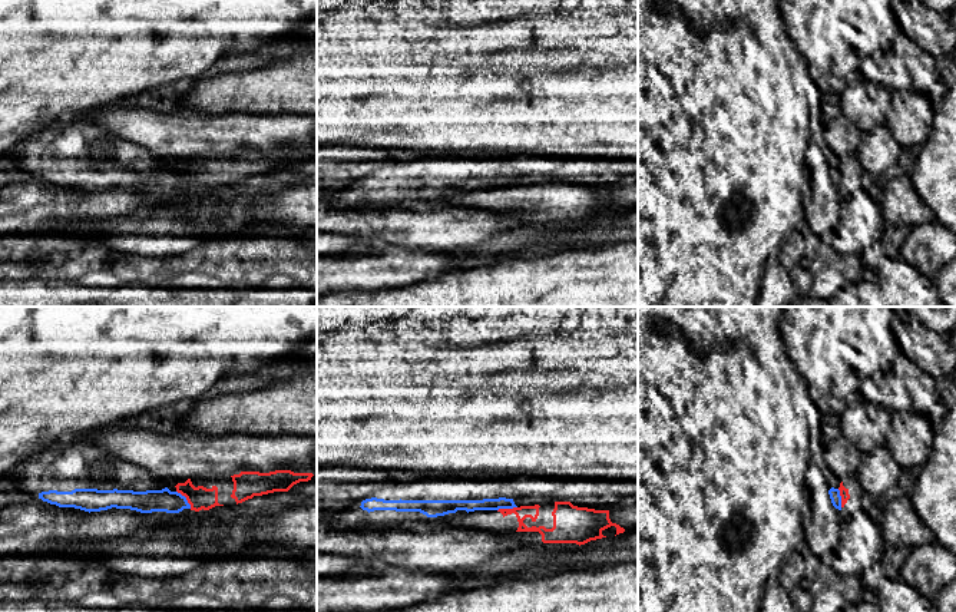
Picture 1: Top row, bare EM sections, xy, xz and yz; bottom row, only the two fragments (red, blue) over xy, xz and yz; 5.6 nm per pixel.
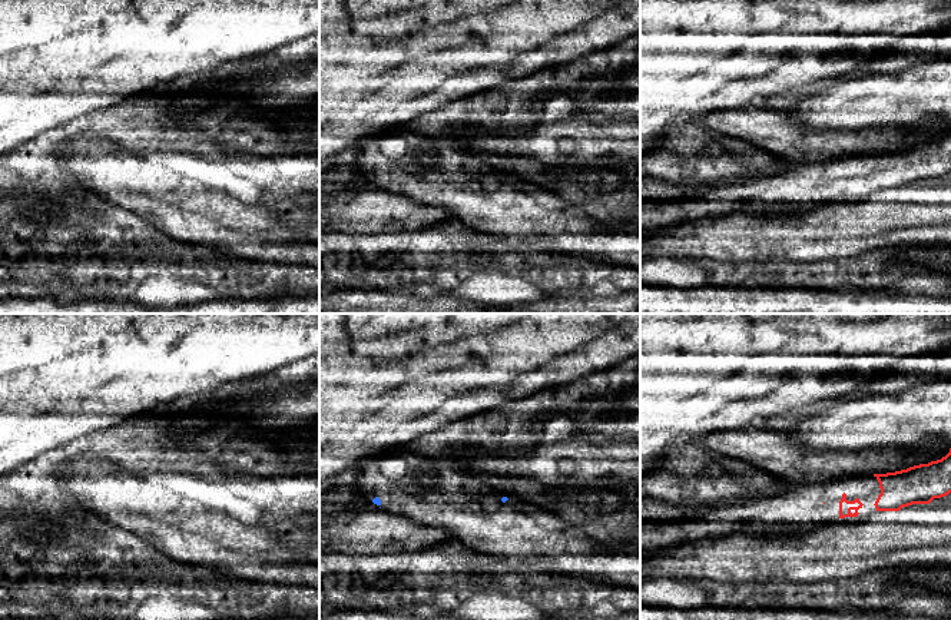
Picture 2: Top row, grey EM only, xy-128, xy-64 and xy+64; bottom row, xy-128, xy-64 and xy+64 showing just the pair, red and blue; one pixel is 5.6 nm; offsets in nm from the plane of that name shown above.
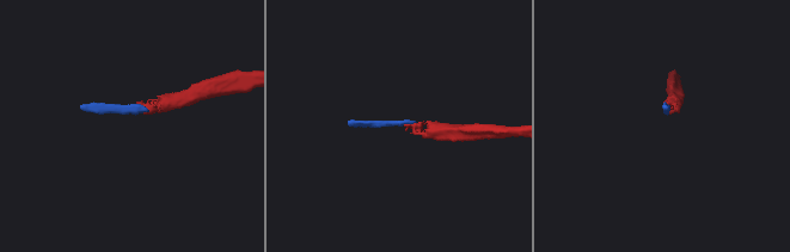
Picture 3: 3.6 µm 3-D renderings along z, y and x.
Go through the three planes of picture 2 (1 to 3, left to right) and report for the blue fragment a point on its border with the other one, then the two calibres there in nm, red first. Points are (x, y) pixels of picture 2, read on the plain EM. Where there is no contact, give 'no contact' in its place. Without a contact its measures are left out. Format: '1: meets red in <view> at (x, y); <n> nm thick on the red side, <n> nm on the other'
1: no contact
2: no contact
3: no contact

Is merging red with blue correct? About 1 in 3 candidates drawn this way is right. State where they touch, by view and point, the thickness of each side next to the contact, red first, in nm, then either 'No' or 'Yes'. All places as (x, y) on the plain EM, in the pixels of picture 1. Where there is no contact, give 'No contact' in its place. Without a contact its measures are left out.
Touches red at xy (187, 178). Thickness 130 nm (red) against 130 nm. No

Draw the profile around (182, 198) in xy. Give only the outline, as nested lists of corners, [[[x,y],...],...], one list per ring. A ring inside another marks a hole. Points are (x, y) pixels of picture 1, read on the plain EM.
[[[195,189],[179,191],[179,192],[159,191],[159,193],[163,202],[156,206],[149,208],[146,212],[155,212],[156,209],[162,206],[171,206],[176,211],[179,206],[188,206],[192,199],[202,195],[199,191],[195,191]]]

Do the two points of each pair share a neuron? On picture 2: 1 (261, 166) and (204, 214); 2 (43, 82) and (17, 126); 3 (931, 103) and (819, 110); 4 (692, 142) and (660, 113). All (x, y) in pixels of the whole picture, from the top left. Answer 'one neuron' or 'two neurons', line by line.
1: one neuron
2: one neuron
3: one neuron
4: two neurons

